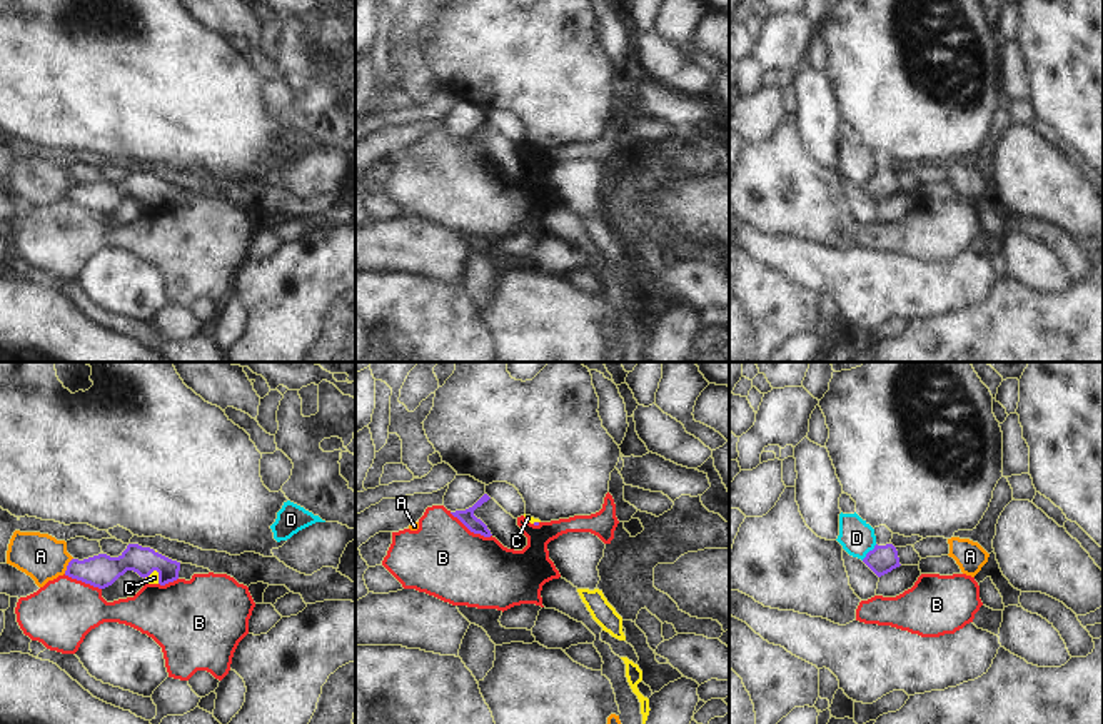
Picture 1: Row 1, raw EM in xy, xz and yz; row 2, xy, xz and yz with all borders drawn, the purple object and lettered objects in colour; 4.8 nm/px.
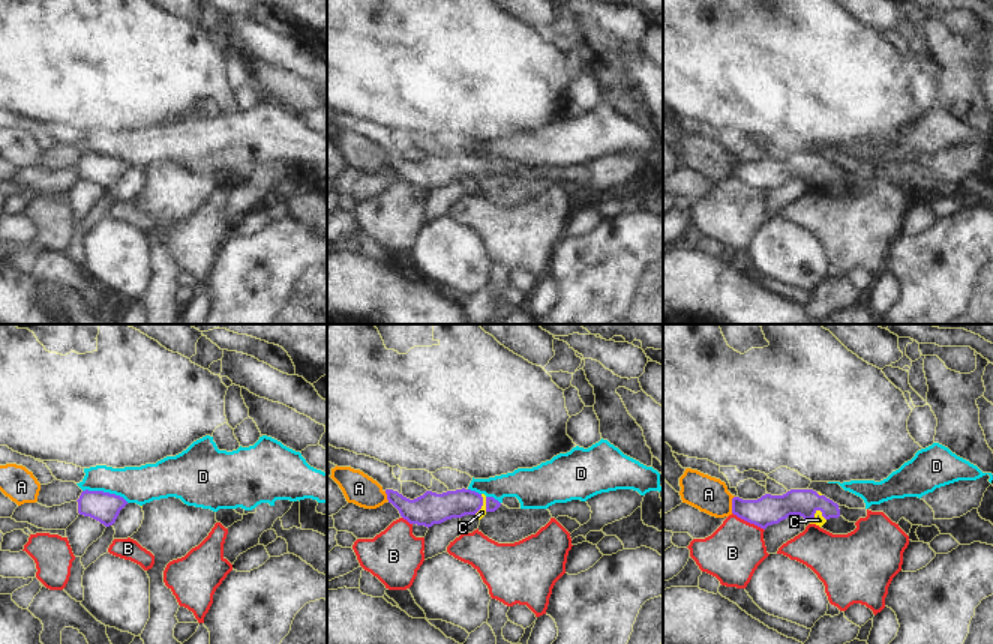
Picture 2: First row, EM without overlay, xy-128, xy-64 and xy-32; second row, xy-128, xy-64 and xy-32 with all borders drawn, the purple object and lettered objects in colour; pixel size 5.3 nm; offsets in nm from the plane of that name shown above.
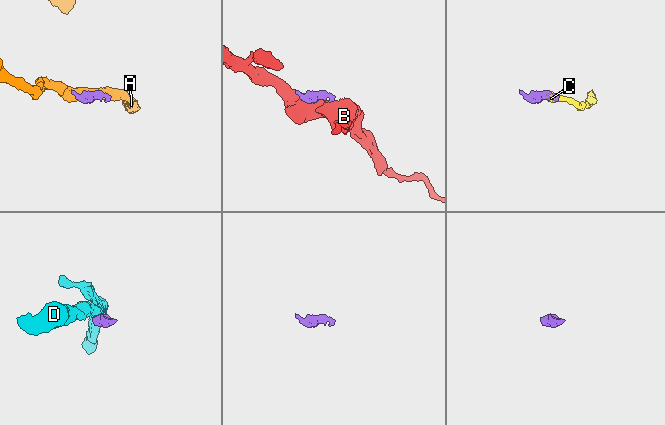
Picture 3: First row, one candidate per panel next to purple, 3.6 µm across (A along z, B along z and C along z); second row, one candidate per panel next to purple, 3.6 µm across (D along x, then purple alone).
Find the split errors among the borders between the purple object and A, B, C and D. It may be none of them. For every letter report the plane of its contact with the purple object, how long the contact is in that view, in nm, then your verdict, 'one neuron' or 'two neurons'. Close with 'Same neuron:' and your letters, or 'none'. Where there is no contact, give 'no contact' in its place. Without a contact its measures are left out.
A: xy | 90 nm | two neurons
B: xz | 240 nm | two neurons
C: xy | 80 nm | one neuron
D: yz | 110 nm | two neurons
Same neuron: C

